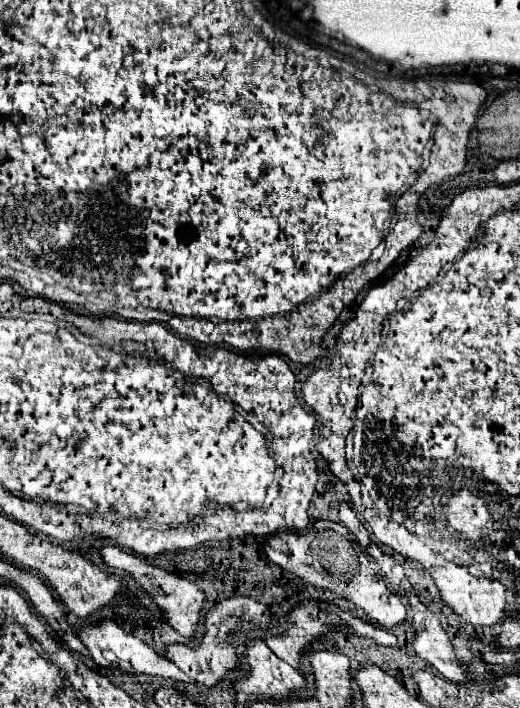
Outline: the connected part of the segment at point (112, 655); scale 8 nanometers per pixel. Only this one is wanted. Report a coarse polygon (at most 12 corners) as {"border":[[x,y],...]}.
{"border":[[116,622],[78,630],[104,668],[192,682]]}

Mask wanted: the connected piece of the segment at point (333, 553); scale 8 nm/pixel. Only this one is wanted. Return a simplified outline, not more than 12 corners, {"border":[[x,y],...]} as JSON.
{"border":[[346,526],[262,542],[274,564],[394,628],[408,610]]}

